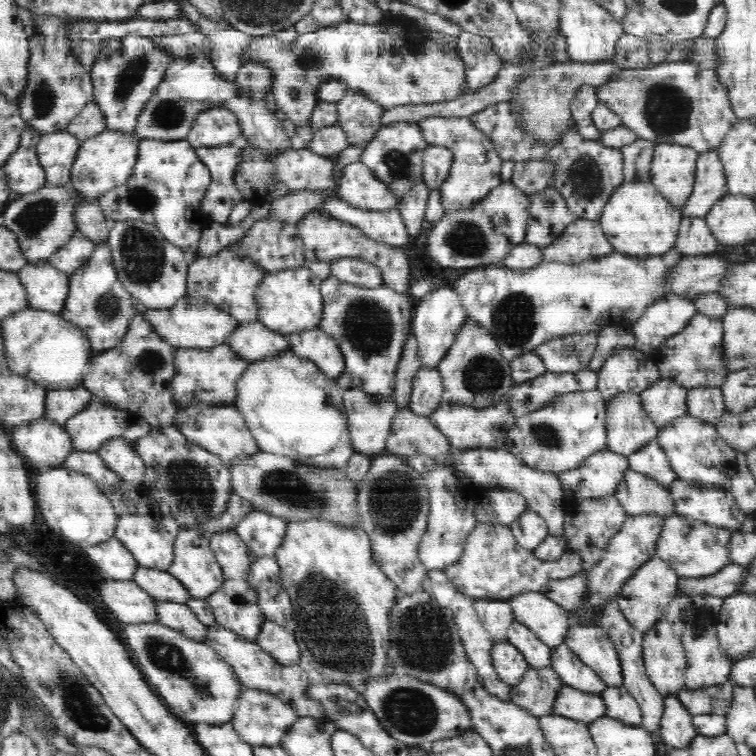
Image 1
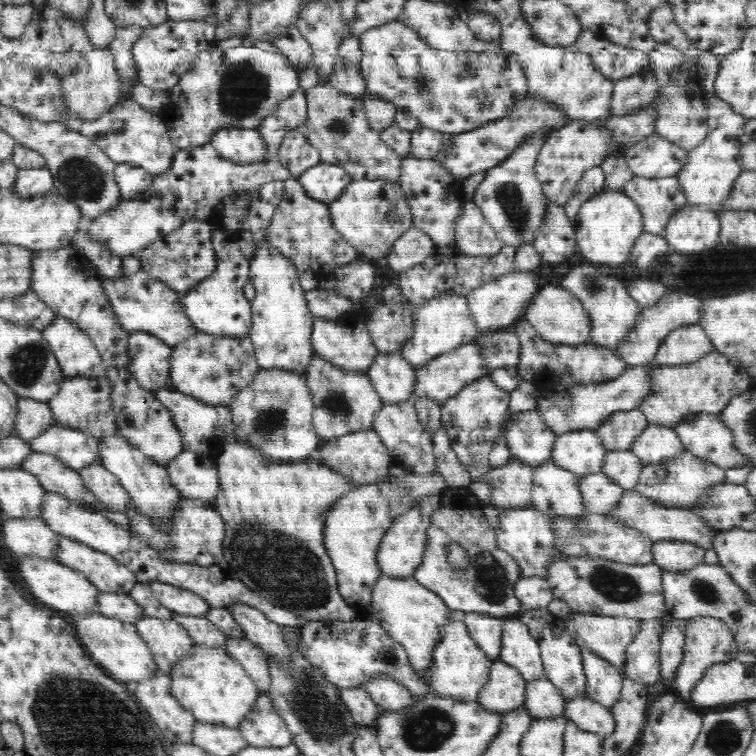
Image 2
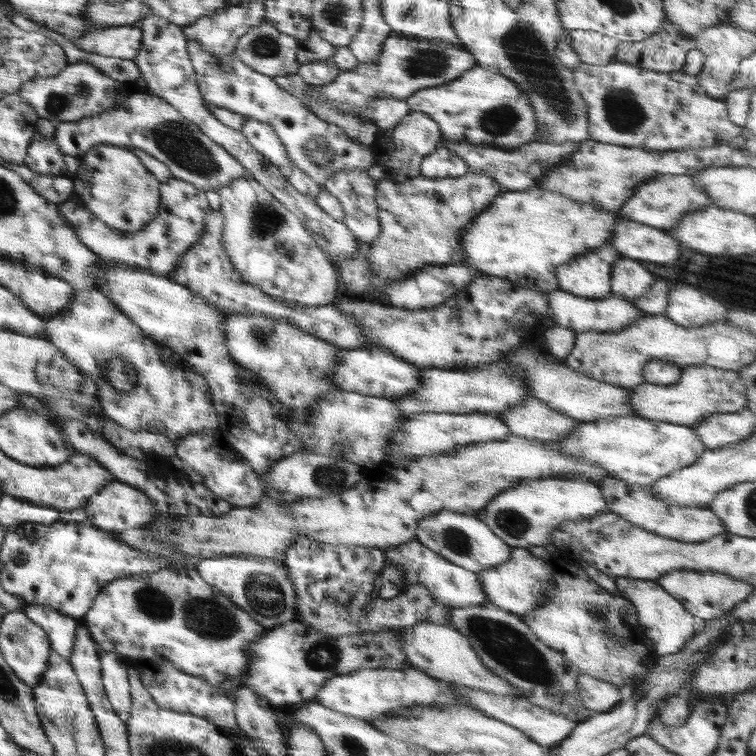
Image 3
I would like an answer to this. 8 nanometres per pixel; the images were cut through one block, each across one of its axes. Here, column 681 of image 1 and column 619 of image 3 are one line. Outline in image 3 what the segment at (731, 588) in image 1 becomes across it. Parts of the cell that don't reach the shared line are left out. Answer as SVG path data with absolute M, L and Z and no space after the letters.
M616 577L617 592L632 601L640 626L644 626L644 644L652 656L674 654L680 651L694 633L694 615L691 615L680 601L668 594L656 581L645 581L632 577Z

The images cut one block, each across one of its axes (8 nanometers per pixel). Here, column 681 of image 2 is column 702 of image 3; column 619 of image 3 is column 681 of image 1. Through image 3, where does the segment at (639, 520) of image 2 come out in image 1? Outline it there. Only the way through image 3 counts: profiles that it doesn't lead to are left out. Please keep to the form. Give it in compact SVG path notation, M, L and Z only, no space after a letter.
M677 479L667 486L674 501L674 512L732 532L740 530L748 514L740 510L734 495L720 487L704 486Z

